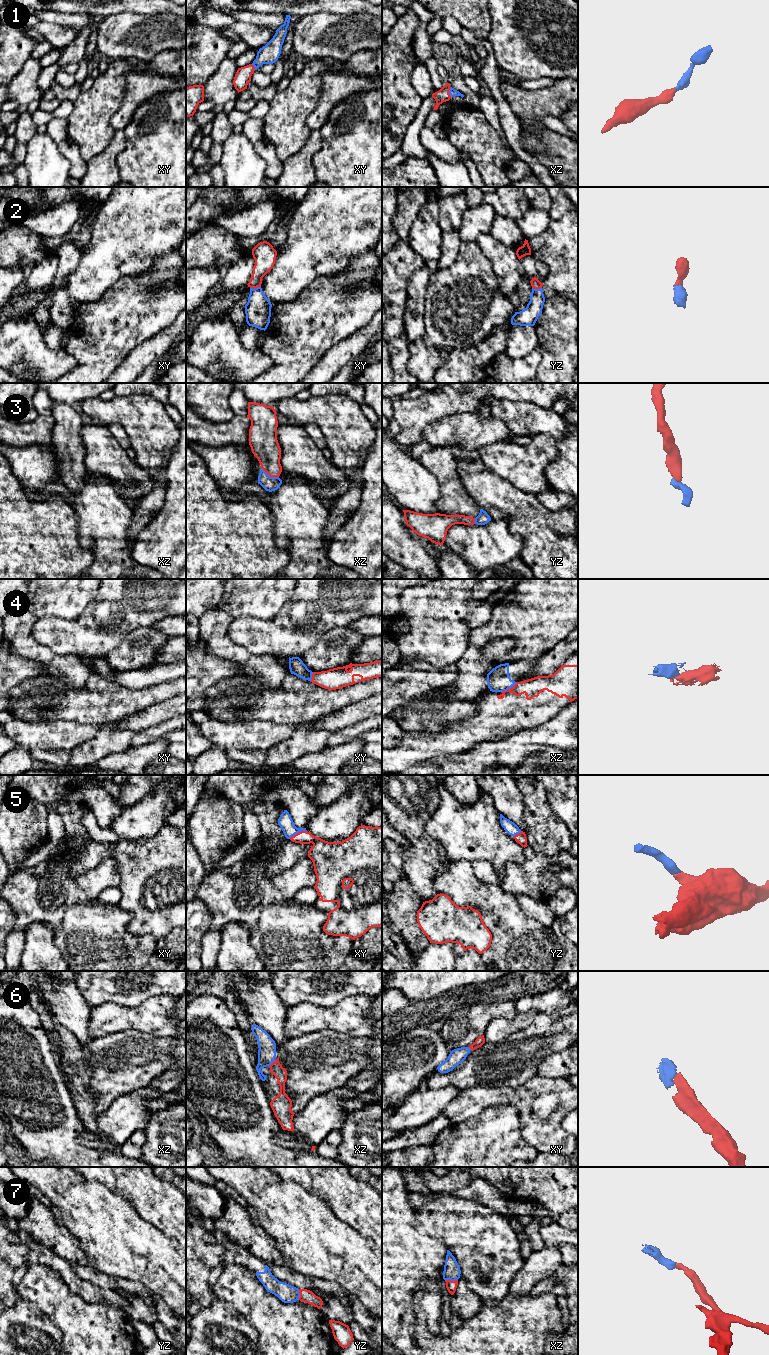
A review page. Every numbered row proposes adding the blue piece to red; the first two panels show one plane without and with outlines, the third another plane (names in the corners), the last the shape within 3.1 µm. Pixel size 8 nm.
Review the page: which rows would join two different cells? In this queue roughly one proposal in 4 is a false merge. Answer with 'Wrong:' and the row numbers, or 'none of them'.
Wrong: 4

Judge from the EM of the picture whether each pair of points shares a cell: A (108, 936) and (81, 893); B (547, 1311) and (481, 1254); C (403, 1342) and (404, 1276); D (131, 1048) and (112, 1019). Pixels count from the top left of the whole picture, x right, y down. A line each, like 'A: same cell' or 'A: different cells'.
A: different cells
B: different cells
C: same cell
D: different cells

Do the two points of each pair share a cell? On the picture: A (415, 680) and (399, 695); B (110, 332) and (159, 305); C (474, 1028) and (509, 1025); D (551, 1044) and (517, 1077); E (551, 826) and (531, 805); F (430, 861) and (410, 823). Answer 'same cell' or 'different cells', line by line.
A: same cell
B: same cell
C: different cells
D: same cell
E: same cell
F: same cell

